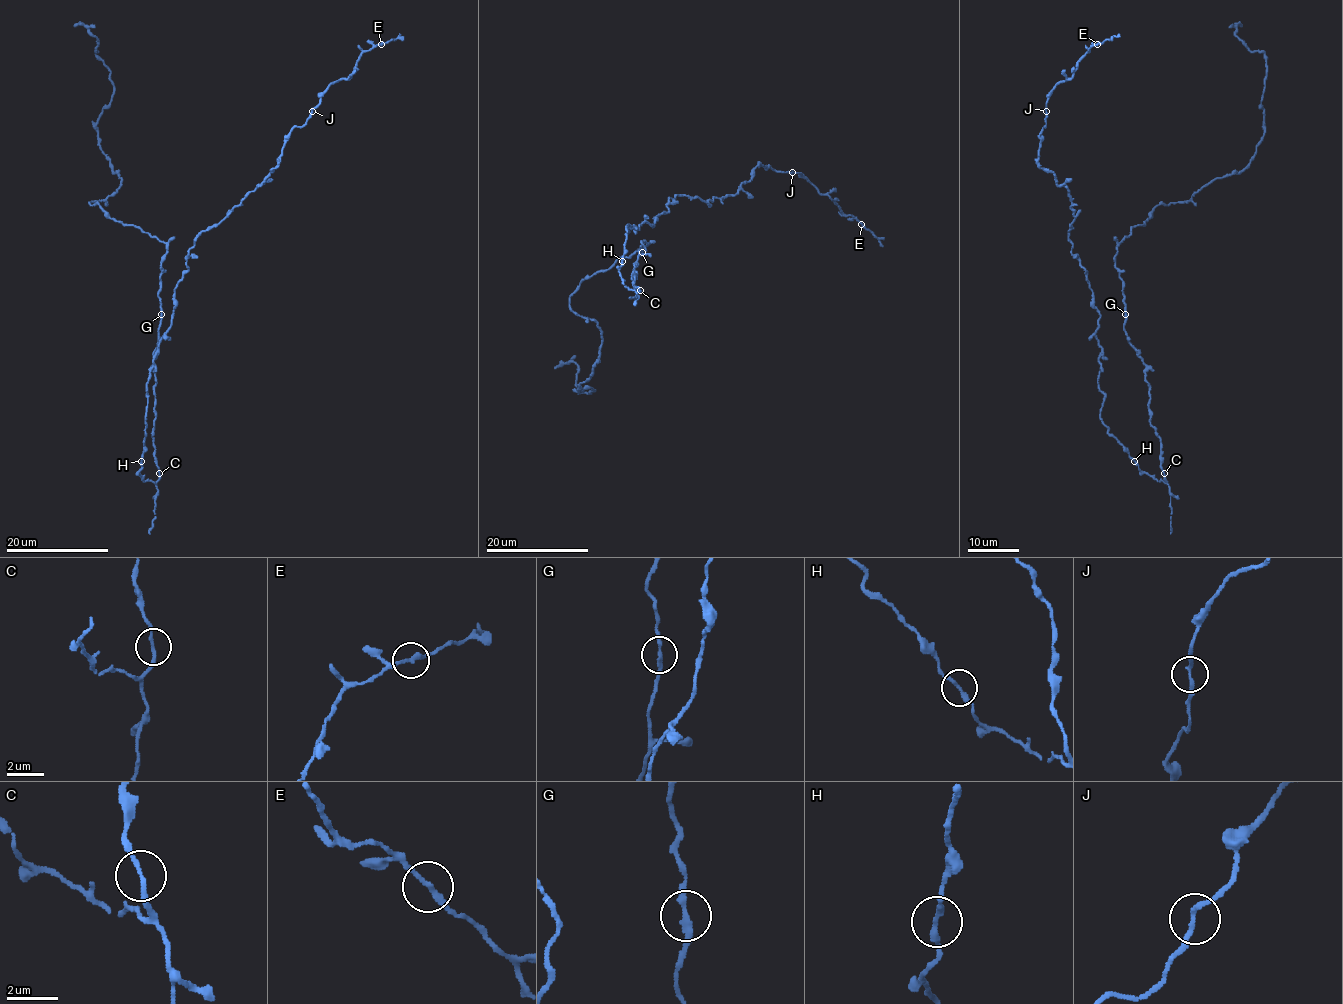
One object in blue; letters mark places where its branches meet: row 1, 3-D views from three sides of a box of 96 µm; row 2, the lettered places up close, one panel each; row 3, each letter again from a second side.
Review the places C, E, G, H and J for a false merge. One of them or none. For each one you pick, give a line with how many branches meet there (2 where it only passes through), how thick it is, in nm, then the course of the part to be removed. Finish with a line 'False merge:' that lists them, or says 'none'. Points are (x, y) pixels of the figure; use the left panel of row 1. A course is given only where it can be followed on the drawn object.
False merge: none

